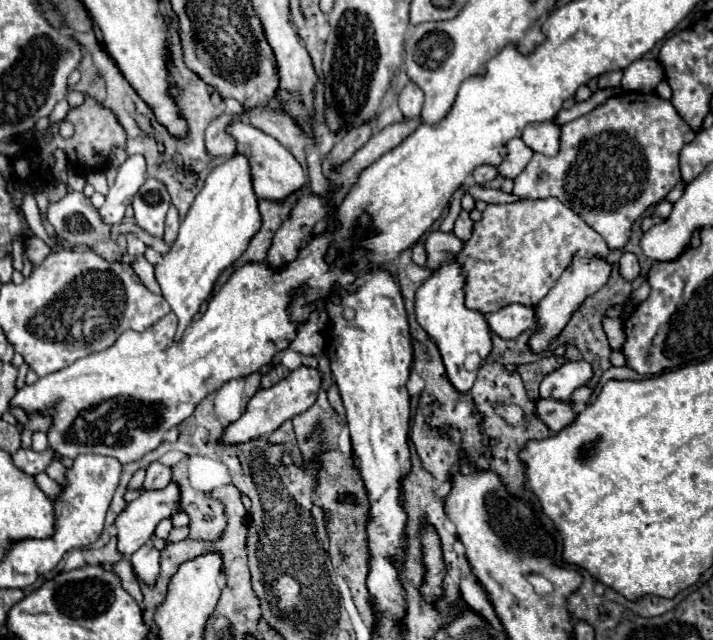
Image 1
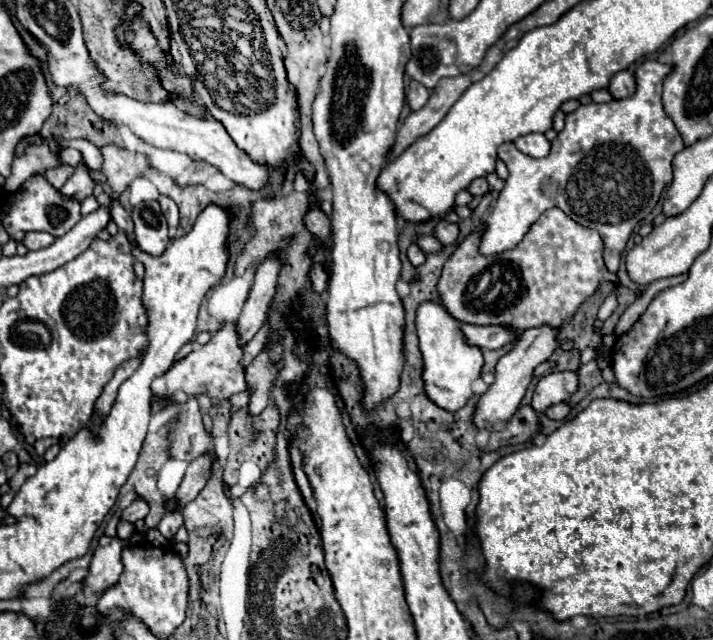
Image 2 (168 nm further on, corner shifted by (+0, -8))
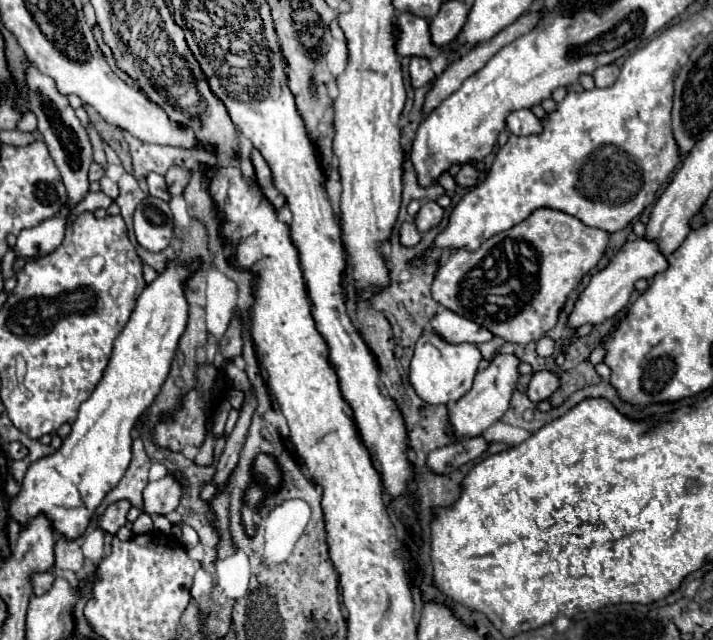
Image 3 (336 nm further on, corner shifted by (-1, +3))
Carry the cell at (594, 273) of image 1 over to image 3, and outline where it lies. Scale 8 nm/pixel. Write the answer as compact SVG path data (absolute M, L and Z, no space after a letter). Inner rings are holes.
M497 354L489 368L479 370L473 380L473 388L449 408L449 420L453 424L453 434L457 440L473 438L485 432L491 424L501 420L501 416L507 412L513 392L517 390L519 382L519 358L515 354Z

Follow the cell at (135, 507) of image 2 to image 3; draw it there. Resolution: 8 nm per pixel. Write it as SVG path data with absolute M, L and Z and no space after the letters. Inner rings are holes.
M119 500L115 504L111 504L105 514L99 520L99 528L111 534L117 534L117 530L127 522L127 512L131 510L129 500Z

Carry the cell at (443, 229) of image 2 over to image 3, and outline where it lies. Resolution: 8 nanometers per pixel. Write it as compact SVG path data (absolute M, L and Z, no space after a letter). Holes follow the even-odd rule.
M423 202L421 210L415 218L415 226L419 232L427 232L435 228L443 220L443 208L437 202Z

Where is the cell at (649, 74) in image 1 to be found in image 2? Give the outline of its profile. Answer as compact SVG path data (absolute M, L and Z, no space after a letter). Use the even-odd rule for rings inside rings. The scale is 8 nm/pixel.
M620 71L616 75L612 75L610 83L608 83L608 91L614 99L624 99L624 97L630 97L636 89L636 83L634 83L634 75L632 71Z

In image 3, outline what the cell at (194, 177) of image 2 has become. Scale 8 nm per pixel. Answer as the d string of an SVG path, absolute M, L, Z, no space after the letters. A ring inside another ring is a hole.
M171 166L169 172L165 174L165 180L167 180L167 184L169 184L171 196L181 194L181 192L185 190L189 178L191 178L191 170L189 170L189 168L185 168L185 166Z

